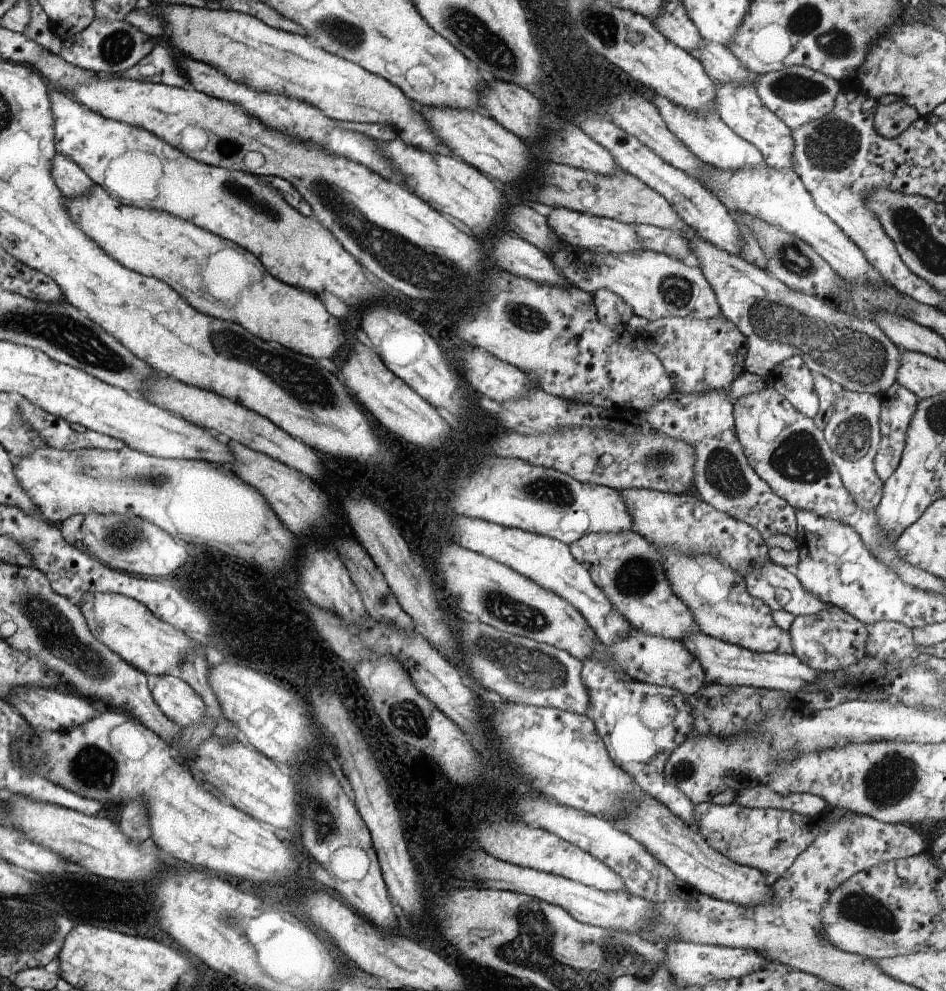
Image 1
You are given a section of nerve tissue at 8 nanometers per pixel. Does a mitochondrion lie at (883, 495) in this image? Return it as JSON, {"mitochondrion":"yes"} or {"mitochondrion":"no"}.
{"mitochondrion":"no"}

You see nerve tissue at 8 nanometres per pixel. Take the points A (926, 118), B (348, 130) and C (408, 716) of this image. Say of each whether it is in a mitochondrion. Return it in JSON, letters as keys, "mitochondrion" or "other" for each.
{"A":"other","B":"other","C":"mitochondrion"}

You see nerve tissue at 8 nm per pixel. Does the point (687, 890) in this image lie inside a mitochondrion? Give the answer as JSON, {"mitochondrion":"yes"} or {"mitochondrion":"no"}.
{"mitochondrion":"no"}

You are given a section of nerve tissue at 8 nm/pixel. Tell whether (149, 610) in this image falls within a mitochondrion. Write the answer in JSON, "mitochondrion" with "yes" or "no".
{"mitochondrion":"no"}

